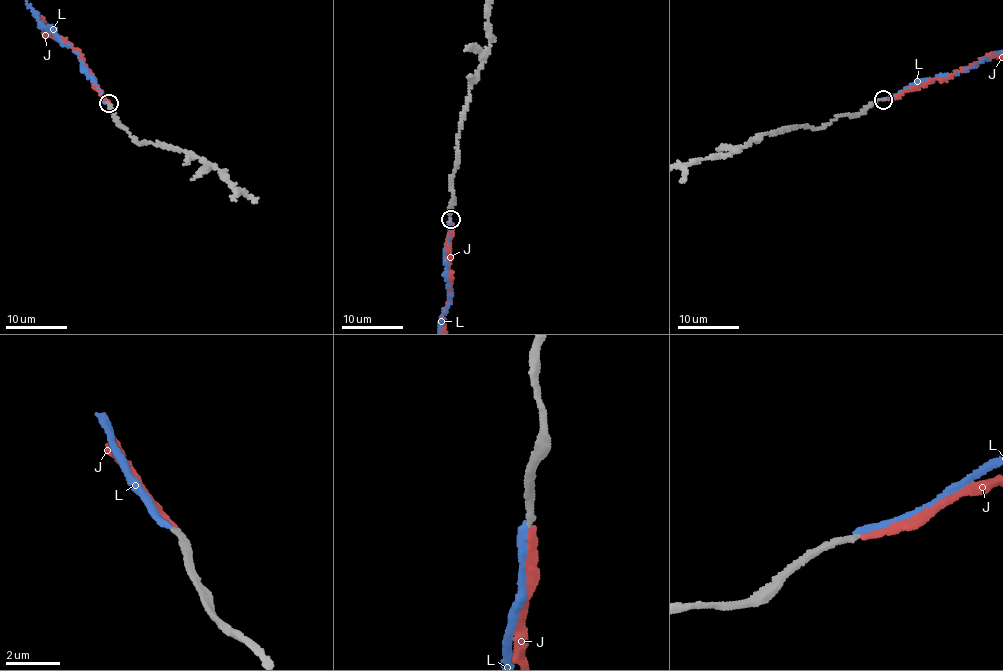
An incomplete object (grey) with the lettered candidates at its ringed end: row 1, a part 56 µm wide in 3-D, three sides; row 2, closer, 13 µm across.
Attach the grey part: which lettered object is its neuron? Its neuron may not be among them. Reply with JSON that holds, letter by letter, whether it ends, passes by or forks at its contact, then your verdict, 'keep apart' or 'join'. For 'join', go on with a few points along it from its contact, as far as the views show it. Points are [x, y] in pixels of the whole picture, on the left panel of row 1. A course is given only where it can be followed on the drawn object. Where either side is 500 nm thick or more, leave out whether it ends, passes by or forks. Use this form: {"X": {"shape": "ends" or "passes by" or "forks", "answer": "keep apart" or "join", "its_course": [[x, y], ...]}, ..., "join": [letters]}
{"J": {"shape": "ends", "answer": "join"}, "L": {"shape": "ends", "answer": "keep apart"}, "join": ["J"]}

